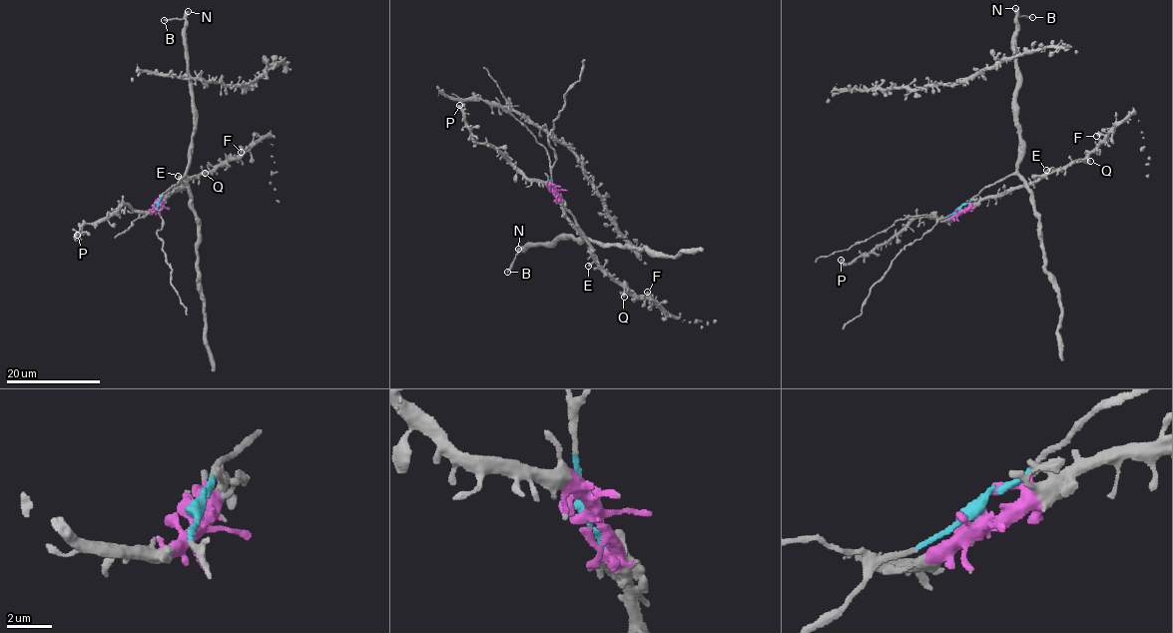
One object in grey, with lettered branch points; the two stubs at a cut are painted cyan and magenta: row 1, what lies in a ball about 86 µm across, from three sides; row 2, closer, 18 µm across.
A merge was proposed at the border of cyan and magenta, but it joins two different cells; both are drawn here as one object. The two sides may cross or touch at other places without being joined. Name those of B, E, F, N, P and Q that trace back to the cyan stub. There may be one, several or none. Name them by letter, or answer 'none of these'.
B, N

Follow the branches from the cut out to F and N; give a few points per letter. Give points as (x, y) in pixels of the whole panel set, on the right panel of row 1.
F: (960, 210), (965, 211), (978, 201), (1031, 185), (1050, 172), (1082, 159), (1102, 143), (1104, 137), (1096, 136)
N: (959, 209), (985, 188), (1014, 172), (1019, 131), (1015, 8)

